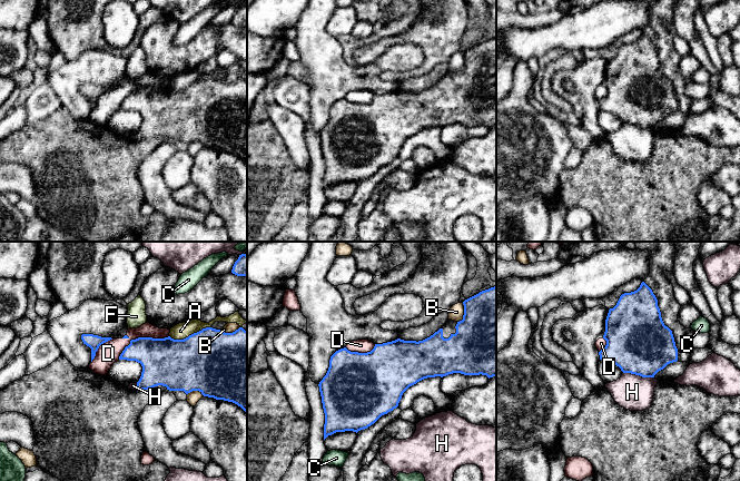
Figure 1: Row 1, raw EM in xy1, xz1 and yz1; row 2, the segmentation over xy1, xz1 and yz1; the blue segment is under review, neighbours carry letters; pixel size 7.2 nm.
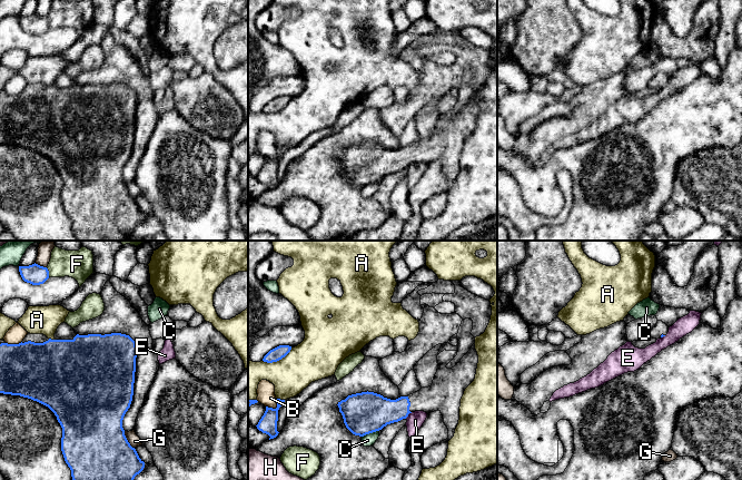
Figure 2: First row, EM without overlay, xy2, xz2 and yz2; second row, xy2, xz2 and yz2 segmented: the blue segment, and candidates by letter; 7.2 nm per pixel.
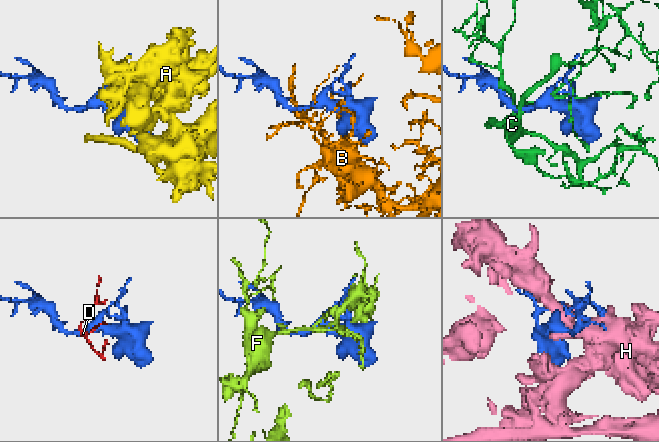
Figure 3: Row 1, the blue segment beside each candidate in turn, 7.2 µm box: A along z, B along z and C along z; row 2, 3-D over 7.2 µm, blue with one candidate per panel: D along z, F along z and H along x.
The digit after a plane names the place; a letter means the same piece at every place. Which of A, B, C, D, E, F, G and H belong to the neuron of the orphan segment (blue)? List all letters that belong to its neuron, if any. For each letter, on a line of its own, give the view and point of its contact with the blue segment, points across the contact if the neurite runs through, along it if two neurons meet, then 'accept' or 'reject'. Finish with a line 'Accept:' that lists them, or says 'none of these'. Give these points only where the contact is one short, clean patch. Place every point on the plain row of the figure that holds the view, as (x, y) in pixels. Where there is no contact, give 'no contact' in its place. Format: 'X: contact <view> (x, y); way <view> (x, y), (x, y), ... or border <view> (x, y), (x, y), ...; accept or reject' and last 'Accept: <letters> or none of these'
A: contact xy1 (189, 86); reject
B: contact xz1 (464, 64); reject
C: contact xz2 (370, 183); reject
D: contact xy1 (140, 88); reject
E: contact xz2 (408, 164); reject
F: contact xy2 (48, 22); reject
G: contact xy2 (127, 190); reject
H: contact yz1 (639, 125); reject
Accept: none of these

